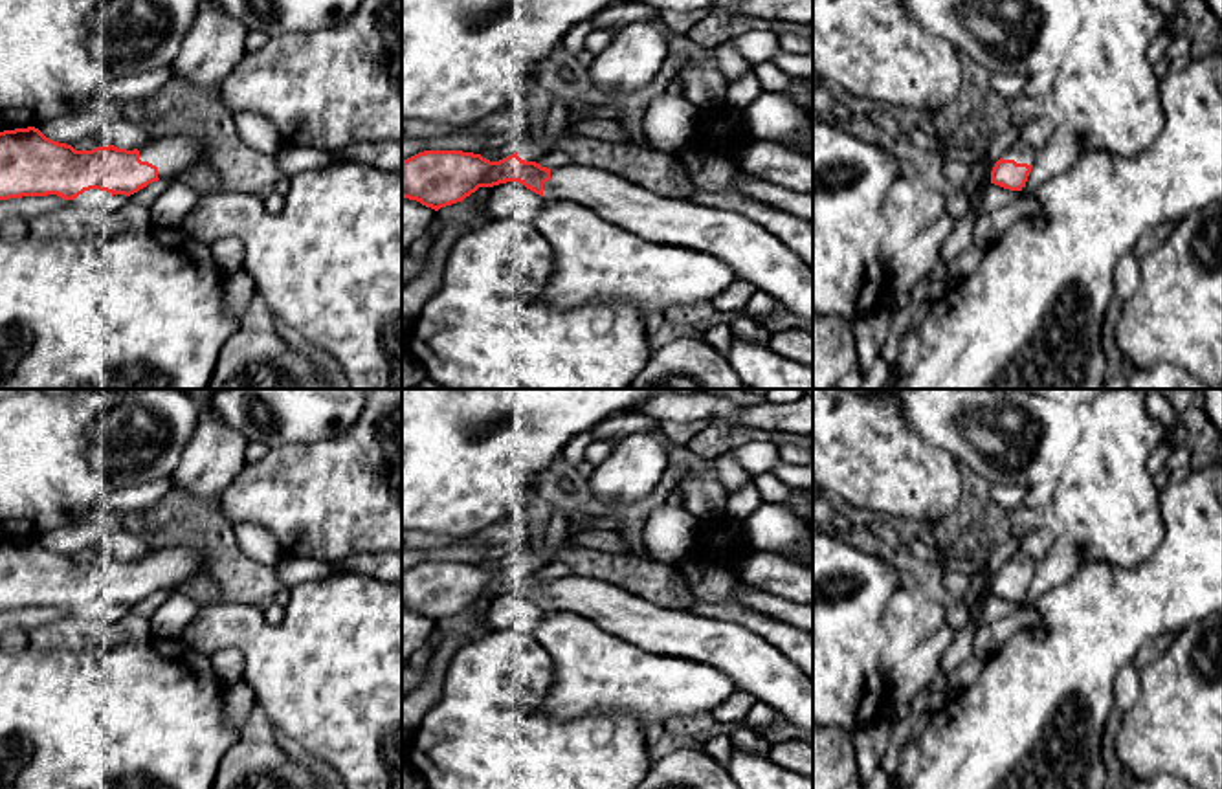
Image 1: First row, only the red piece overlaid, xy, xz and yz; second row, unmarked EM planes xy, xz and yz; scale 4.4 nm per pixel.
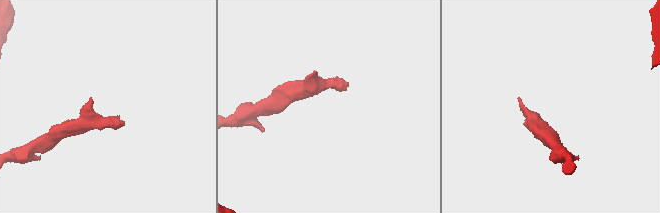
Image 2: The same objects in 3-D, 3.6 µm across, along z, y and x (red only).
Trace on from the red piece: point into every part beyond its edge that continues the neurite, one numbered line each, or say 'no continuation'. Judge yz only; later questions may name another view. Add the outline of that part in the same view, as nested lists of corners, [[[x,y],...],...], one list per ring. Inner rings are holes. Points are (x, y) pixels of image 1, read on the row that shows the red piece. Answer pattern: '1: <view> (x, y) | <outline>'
1: yz (1019, 151) | [[[1020,138],[1002,154],[1004,160],[1015,160],[1016,163],[1035,163],[1035,152],[1026,141]]]

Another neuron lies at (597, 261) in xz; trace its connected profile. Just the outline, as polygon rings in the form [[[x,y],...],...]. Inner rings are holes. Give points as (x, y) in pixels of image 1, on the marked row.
[[[547,202],[534,226],[552,246],[556,272],[543,297],[558,310],[624,303],[664,316],[672,306],[710,303],[736,281],[714,255],[642,239],[582,202]]]

